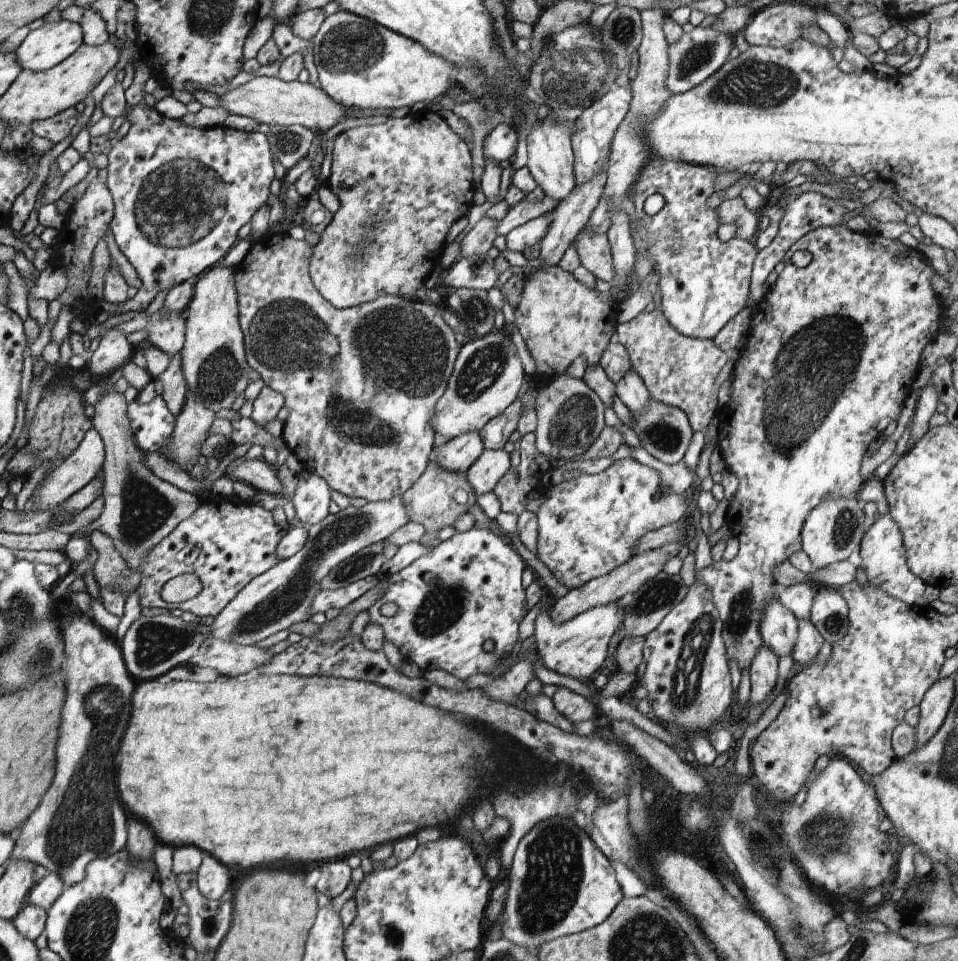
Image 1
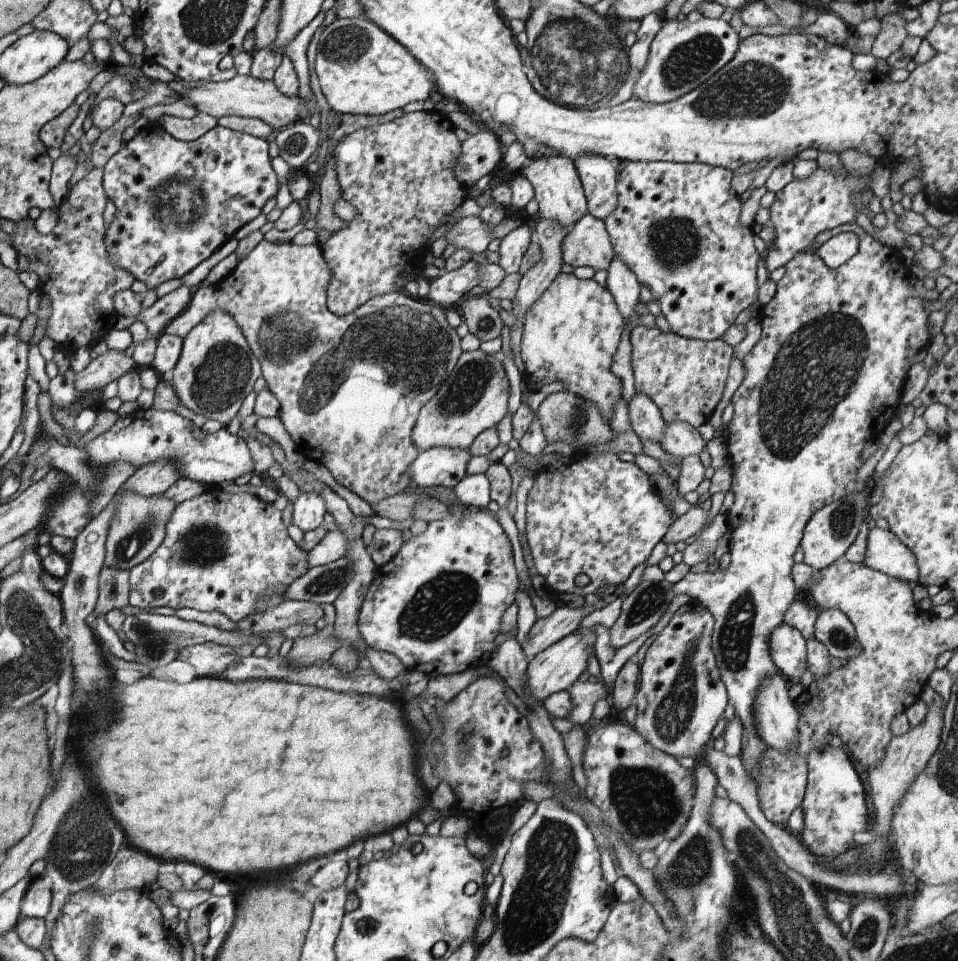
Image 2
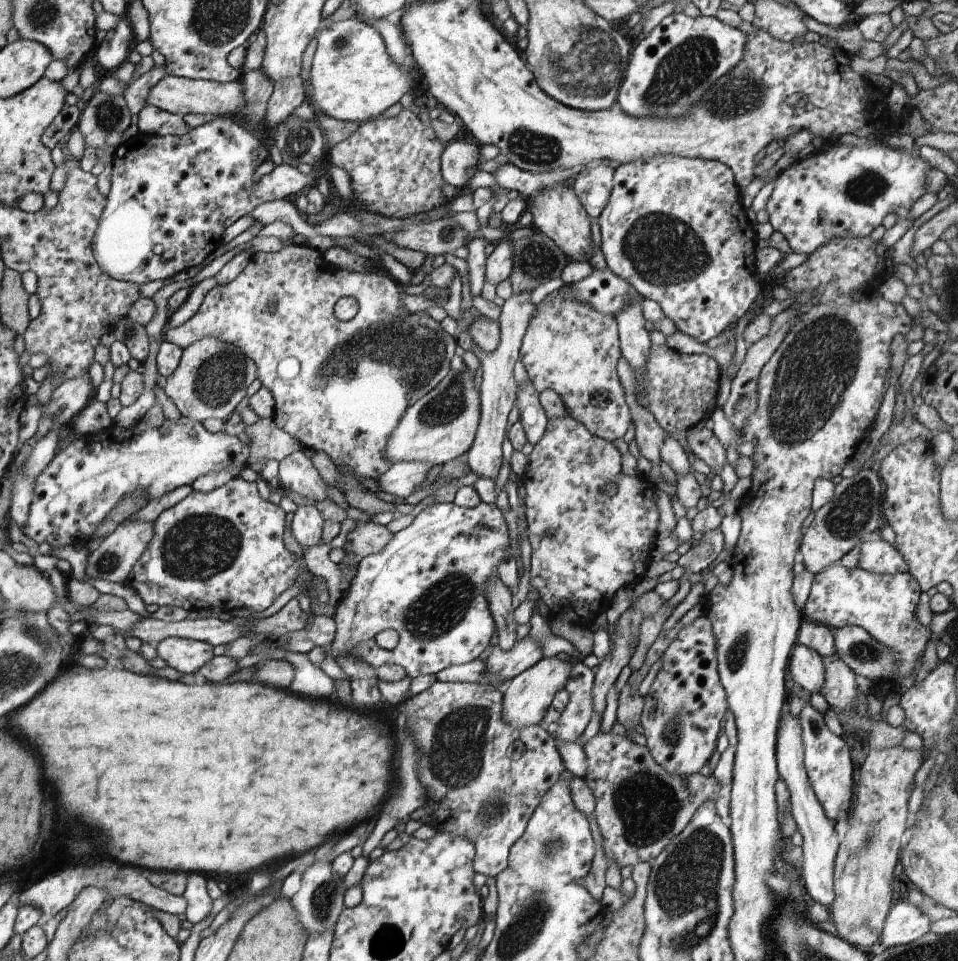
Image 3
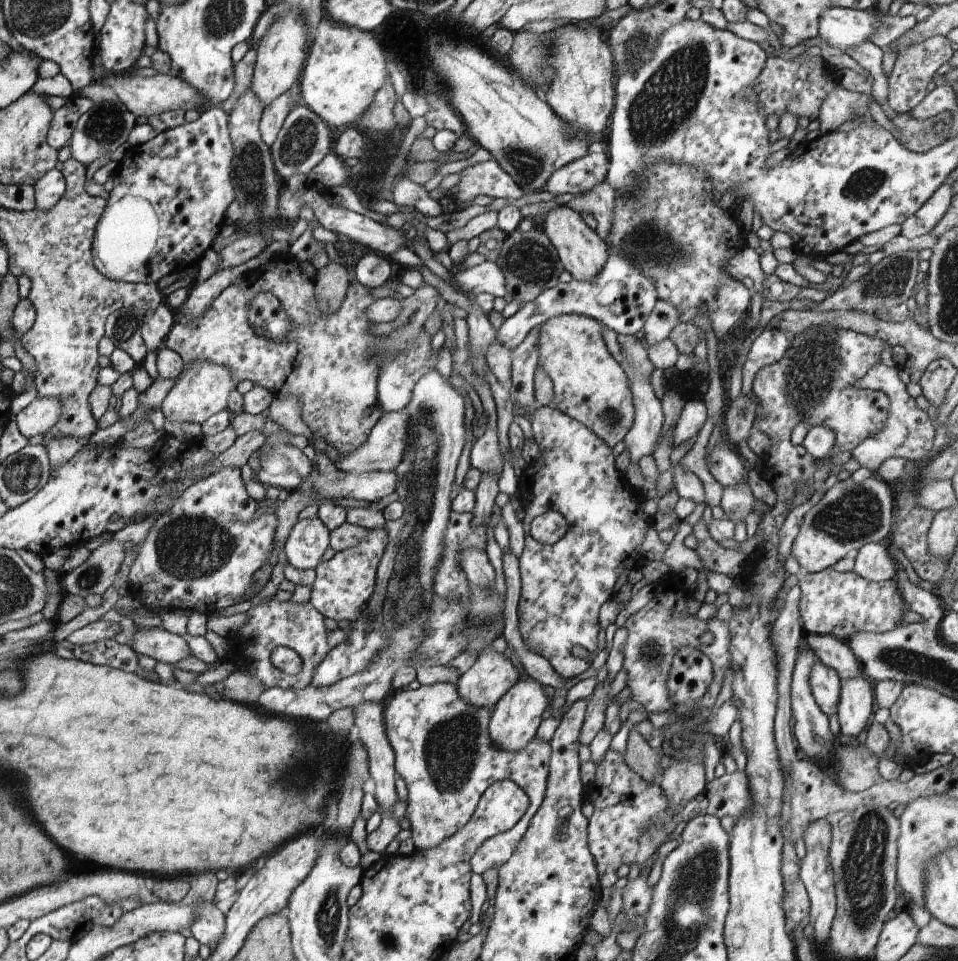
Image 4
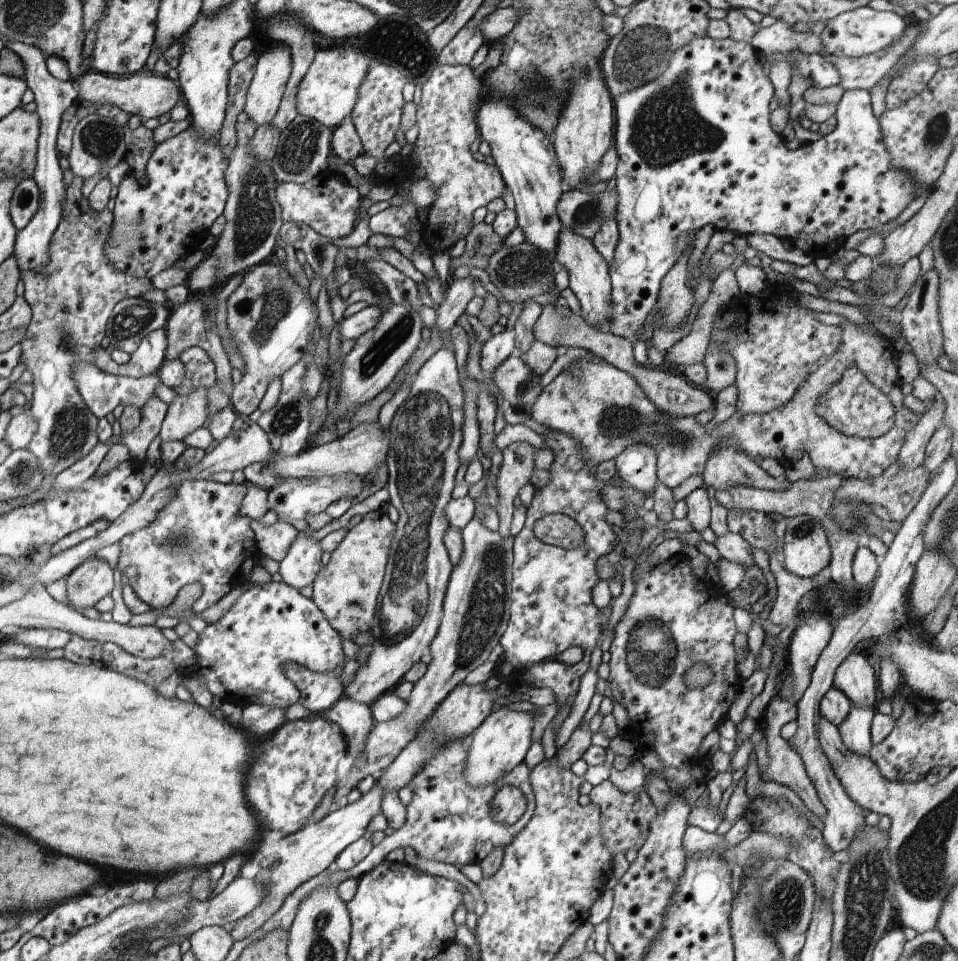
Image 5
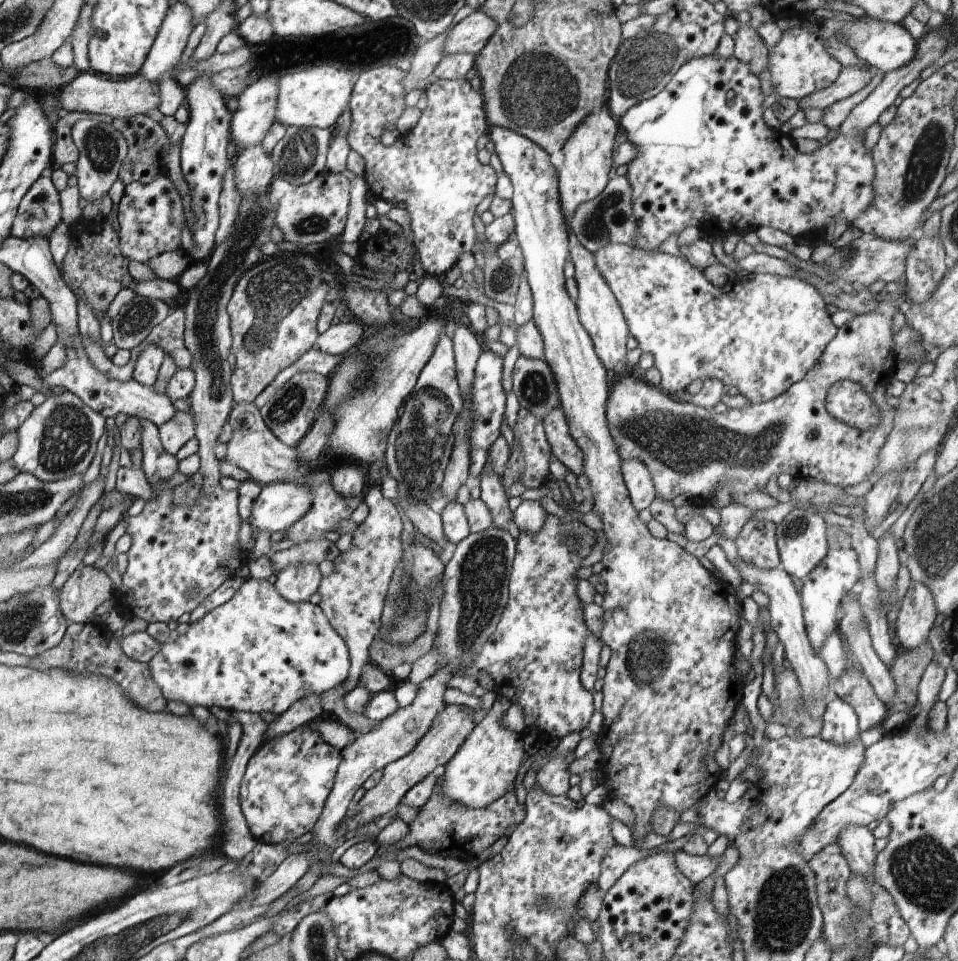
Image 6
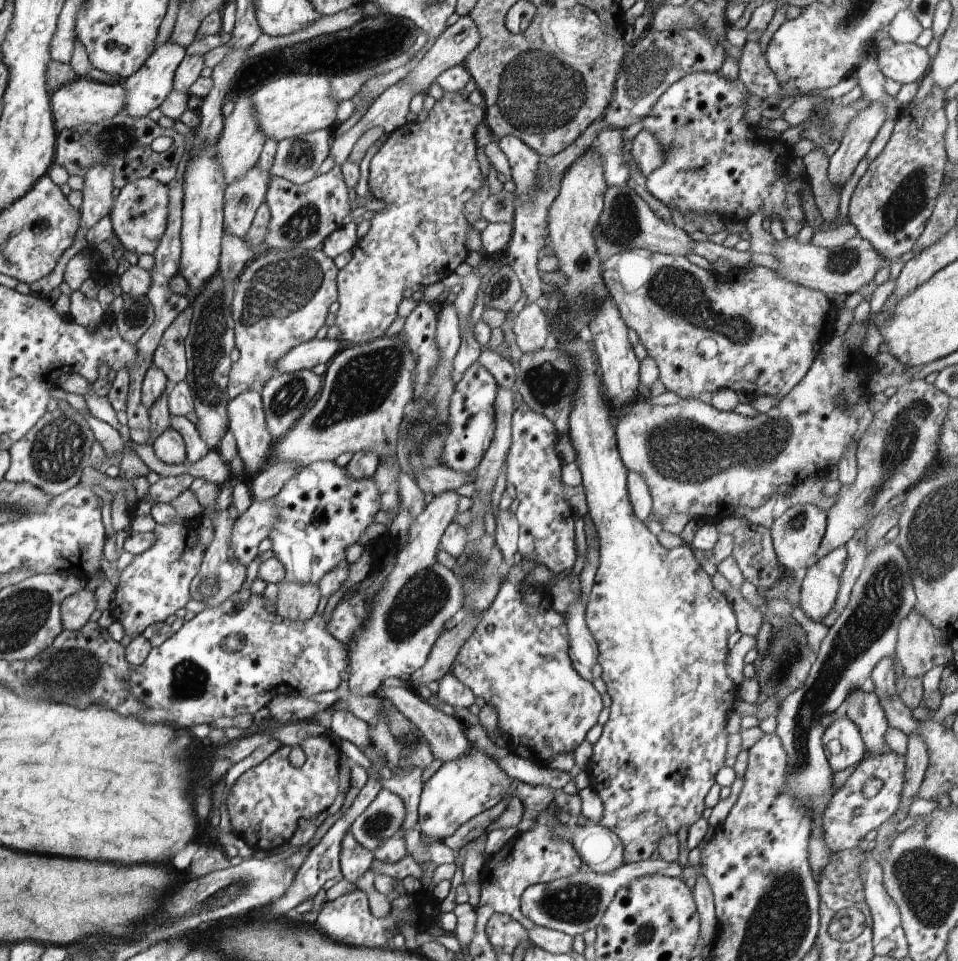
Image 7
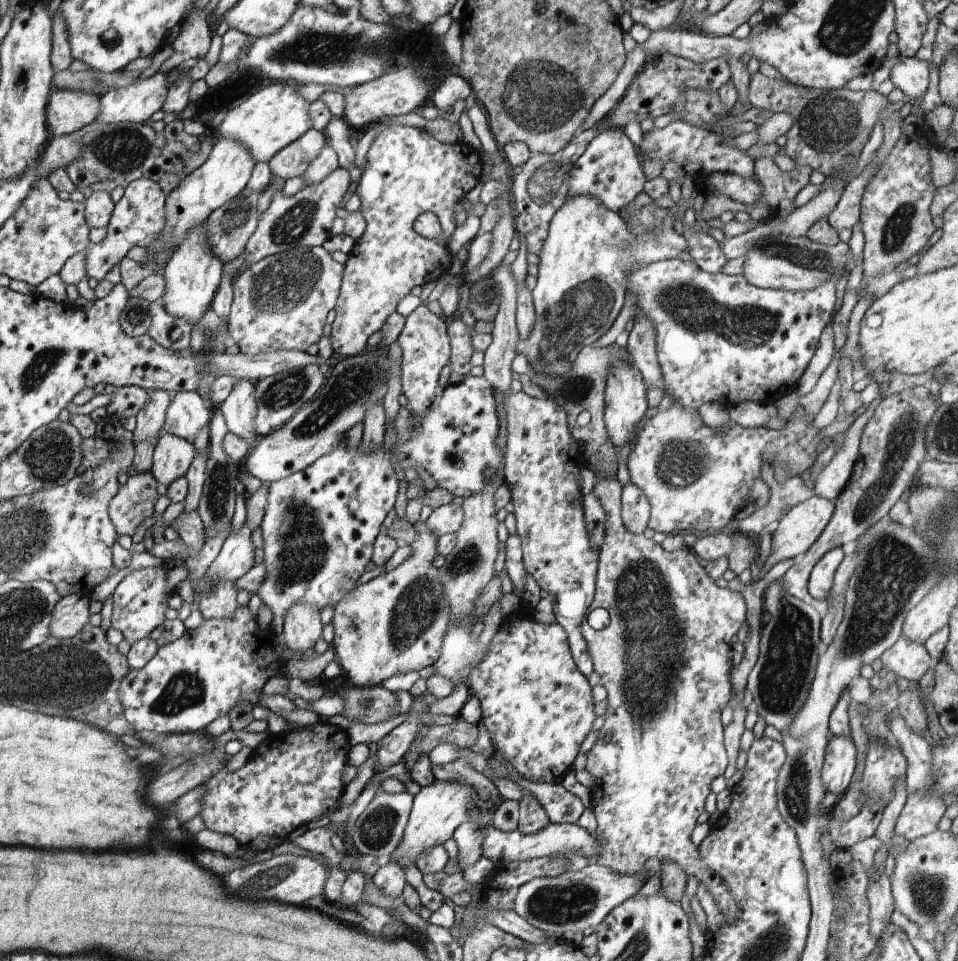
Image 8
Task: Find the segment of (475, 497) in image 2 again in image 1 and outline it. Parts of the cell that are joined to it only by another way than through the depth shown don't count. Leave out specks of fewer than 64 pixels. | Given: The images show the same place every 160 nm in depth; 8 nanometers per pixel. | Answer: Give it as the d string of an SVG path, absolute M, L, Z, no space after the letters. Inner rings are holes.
M484 447L480 456L466 471L467 481L476 496L492 491L504 475L511 473L510 455L498 447Z

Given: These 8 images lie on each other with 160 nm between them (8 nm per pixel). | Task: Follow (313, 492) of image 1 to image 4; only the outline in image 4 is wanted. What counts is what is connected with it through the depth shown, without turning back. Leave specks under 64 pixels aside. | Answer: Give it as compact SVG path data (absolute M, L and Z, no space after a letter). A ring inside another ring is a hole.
M317 517L297 521L284 545L288 564L295 569L316 569L329 547L331 531Z

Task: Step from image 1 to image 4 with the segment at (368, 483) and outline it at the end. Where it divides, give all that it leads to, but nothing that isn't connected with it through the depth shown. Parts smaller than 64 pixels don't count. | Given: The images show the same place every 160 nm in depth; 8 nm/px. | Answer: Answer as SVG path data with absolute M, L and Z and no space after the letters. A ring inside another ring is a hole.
M288 251L279 255L276 254L274 258L267 263L264 263L262 269L254 270L253 274L250 274L248 278L244 279L240 284L233 284L225 288L214 300L212 300L211 305L207 308L207 311L204 311L201 316L201 320L199 324L189 325L188 323L174 323L170 332L167 334L165 341L163 342L164 346L174 349L177 353L180 353L184 363L191 363L196 359L204 359L211 360L218 364L226 365L231 370L231 375L233 379L238 383L244 379L252 380L256 387L266 388L272 392L274 395L279 395L290 389L294 391L294 394L299 395L300 402L302 402L301 409L303 413L301 414L302 425L304 434L308 438L311 438L314 442L314 437L319 437L320 439L324 439L326 444L332 446L332 448L336 448L340 455L348 455L352 451L355 451L361 444L366 442L366 439L369 438L370 431L376 426L378 420L381 419L381 416L384 413L389 413L392 411L402 410L402 408L406 408L407 404L411 401L413 395L413 388L415 384L425 375L428 370L437 370L436 369L436 356L438 356L438 352L440 349L434 350L432 348L432 341L430 335L426 333L425 329L422 329L418 336L411 342L411 345L405 350L400 351L397 354L397 357L392 357L389 363L384 363L384 368L382 368L382 374L380 374L380 370L378 370L378 364L374 364L372 360L370 360L370 352L372 352L372 348L374 348L374 335L370 333L370 326L372 326L372 321L365 315L365 310L376 300L374 296L368 291L368 287L362 286L357 280L349 282L347 293L345 294L344 300L340 305L340 308L333 313L327 315L323 313L319 309L319 300L315 293L315 280L316 275L311 277L306 273L302 267L300 267L300 260L297 260L296 257L292 256ZM262 292L269 292L274 296L280 298L281 305L283 309L286 311L286 314L291 318L289 322L289 331L287 332L286 338L284 340L274 340L262 335L259 335L250 324L249 321L249 308L250 303L253 302L253 298ZM380 376L384 378L384 376L388 376L388 378L392 378L392 384L394 386L382 386L382 380L380 380Z

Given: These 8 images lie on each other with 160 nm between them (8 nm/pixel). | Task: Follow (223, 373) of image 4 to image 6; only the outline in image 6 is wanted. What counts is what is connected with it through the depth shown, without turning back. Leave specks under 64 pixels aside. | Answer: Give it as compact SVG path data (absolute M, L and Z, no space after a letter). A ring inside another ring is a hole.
M177 411L170 420L158 426L158 432L166 452L175 456L178 450L197 434L194 412Z

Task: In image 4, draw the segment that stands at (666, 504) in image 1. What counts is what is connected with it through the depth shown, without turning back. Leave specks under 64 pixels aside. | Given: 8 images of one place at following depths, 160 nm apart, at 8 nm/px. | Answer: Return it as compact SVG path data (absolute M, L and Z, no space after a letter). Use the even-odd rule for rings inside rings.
M538 406L529 421L540 456L522 466L519 472L520 488L528 488L525 492L528 494L526 518L536 518L542 513L556 511L567 520L569 527L566 534L553 545L542 544L530 534L526 538L526 548L519 559L521 597L518 608L522 612L519 632L524 642L530 642L537 648L539 654L550 661L552 668L568 680L583 674L591 665L589 659L572 656L572 648L582 646L590 654L596 652L602 604L612 598L623 568L630 564L628 556L644 556L642 542L648 530L654 528L654 518L644 511L648 497L643 494L643 490L632 487L624 473L616 469L613 448L606 445L589 428L552 406Z

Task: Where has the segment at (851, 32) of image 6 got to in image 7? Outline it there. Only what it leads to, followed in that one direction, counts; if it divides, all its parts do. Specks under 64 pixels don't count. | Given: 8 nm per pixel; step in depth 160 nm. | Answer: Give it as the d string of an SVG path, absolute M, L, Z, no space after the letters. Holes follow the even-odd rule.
M915 42L895 43L880 52L874 49L873 53L885 78L898 81L902 85L924 78L930 72L931 58L926 48Z

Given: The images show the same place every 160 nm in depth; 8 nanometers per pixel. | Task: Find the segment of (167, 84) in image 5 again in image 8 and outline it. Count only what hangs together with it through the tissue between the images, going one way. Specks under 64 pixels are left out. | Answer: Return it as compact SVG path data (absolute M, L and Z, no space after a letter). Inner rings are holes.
M57 89L47 108L47 127L57 139L74 134L97 120L102 95L90 91Z

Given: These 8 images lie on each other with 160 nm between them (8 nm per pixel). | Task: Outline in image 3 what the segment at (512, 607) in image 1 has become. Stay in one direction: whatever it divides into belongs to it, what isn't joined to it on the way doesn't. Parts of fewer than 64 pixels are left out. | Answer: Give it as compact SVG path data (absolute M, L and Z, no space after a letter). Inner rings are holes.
M482 501L475 508L462 508L454 503L430 504L410 526L392 534L382 552L361 558L354 580L345 587L347 595L336 607L332 656L337 661L344 654L352 654L374 668L399 664L411 678L436 675L448 666L477 660L494 636L494 620L484 596L486 580L498 577L496 568L506 558L509 545L507 525L496 504ZM388 628L396 630L400 637L392 650L382 649L375 641L376 634Z

